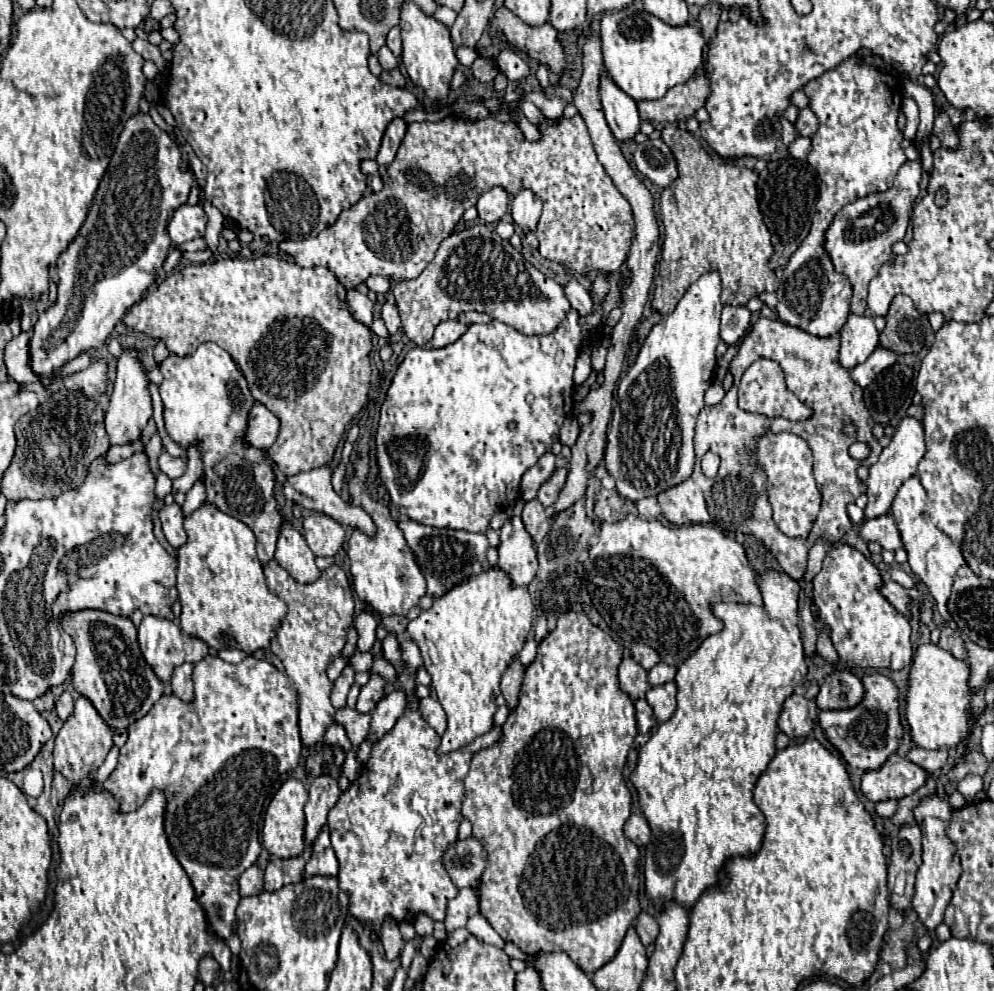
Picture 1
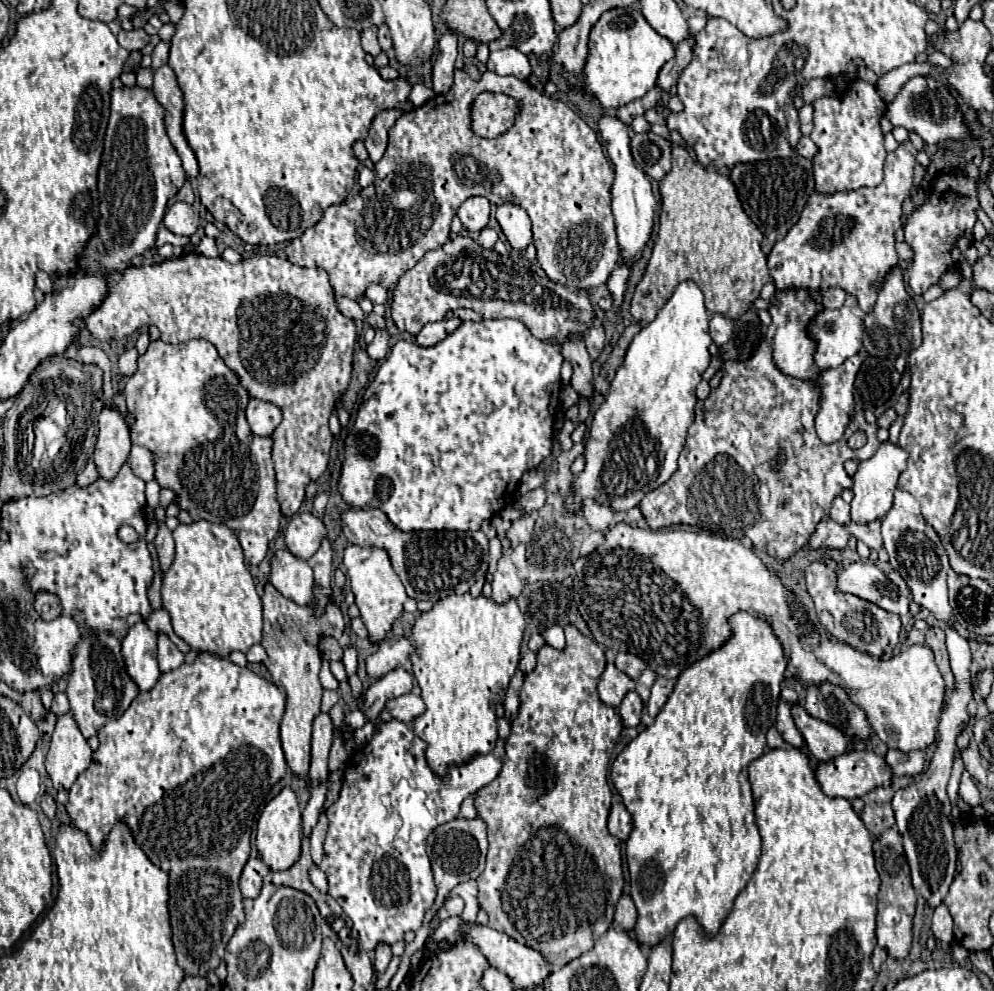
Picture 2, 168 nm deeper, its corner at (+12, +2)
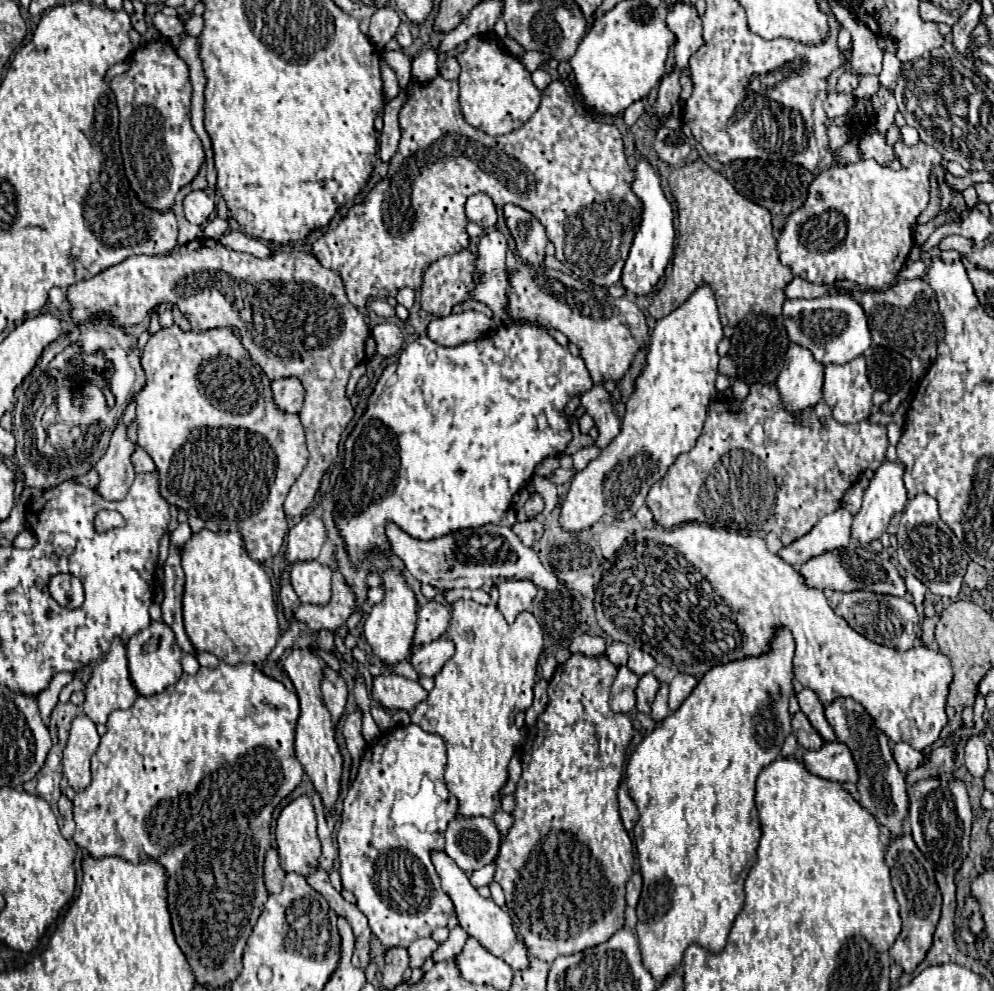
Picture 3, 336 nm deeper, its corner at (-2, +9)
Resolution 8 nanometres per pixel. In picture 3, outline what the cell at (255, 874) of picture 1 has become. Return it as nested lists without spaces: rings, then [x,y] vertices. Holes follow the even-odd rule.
[[[272,848],[266,852],[266,862],[264,862],[264,884],[266,884],[266,890],[270,894],[276,894],[280,892],[282,888],[282,878],[284,878],[284,870],[280,866],[280,860],[278,860],[278,852]]]

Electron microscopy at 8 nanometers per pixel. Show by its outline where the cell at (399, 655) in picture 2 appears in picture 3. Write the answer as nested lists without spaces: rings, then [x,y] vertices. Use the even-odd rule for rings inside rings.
[[[426,602],[420,610],[418,610],[418,620],[416,620],[416,632],[414,632],[414,646],[422,646],[422,644],[430,644],[434,640],[438,640],[446,628],[448,628],[448,620],[450,620],[450,608],[440,604],[440,602]]]

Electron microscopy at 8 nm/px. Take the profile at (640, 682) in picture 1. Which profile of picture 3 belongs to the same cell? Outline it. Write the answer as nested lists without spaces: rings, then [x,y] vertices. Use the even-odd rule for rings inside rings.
[[[620,666],[618,676],[610,688],[610,708],[614,712],[630,712],[636,706],[636,686],[638,686],[638,676],[628,668]]]

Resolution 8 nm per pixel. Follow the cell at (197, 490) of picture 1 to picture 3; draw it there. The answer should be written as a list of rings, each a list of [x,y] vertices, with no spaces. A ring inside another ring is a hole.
[[[180,522],[178,528],[170,536],[170,542],[174,542],[178,548],[182,548],[184,546],[184,540],[188,540],[188,536],[192,536],[192,530],[190,530],[188,522]]]

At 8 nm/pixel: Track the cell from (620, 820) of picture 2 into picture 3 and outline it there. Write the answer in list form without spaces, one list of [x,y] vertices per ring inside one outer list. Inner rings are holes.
[[[622,782],[620,788],[618,788],[618,802],[620,802],[620,818],[624,822],[624,828],[628,832],[632,832],[634,826],[636,826],[636,822],[638,822],[638,808],[636,808],[634,800],[628,794],[626,782]]]

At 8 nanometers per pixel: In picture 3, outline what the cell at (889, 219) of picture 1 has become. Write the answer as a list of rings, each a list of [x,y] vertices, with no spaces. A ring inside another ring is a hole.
[[[896,142],[894,148],[898,160],[902,162],[902,168],[898,172],[892,172],[892,168],[880,166],[874,160],[864,160],[842,168],[828,168],[820,172],[808,186],[808,198],[804,206],[788,216],[786,226],[778,238],[780,262],[788,266],[794,276],[800,276],[812,284],[828,284],[844,278],[870,288],[886,288],[894,274],[906,264],[908,254],[914,246],[912,230],[916,226],[916,218],[930,200],[928,176],[930,170],[942,162],[942,156],[936,152],[936,148],[924,142],[918,142],[914,146]]]

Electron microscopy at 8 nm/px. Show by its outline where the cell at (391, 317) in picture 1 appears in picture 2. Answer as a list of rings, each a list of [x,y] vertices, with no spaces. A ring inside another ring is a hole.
[[[376,329],[376,337],[374,341],[368,345],[368,355],[374,361],[382,361],[388,355],[388,331],[386,329]]]

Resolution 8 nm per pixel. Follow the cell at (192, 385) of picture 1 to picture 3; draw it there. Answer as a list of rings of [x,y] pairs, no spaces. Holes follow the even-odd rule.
[[[176,324],[154,334],[142,350],[142,368],[146,384],[138,394],[138,446],[156,462],[160,476],[160,494],[202,520],[212,520],[220,530],[238,530],[250,556],[258,562],[274,558],[288,532],[284,500],[290,486],[302,474],[308,460],[304,428],[296,414],[280,412],[272,404],[270,382],[250,360],[240,340],[226,328],[214,328],[202,334],[182,332]]]

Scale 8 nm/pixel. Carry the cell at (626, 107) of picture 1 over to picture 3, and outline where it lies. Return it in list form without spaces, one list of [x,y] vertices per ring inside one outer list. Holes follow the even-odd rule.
[[[636,154],[632,192],[642,202],[642,220],[640,220],[640,228],[638,228],[638,232],[634,236],[630,254],[628,254],[626,264],[624,264],[622,284],[624,284],[624,288],[630,294],[644,296],[644,294],[648,294],[656,286],[656,282],[664,274],[664,268],[666,268],[666,264],[668,264],[668,260],[672,256],[674,236],[676,234],[674,234],[674,226],[672,226],[672,218],[674,218],[672,204],[664,196],[664,188],[660,184],[660,176],[656,174],[656,170],[648,164],[648,160],[642,154]]]

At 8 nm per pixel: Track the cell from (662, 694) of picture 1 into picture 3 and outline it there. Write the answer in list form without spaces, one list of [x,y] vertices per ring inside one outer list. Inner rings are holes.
[[[688,674],[674,676],[674,680],[670,682],[670,698],[668,698],[668,706],[672,712],[686,700],[686,696],[692,692],[694,686],[696,686],[694,676],[688,676]]]

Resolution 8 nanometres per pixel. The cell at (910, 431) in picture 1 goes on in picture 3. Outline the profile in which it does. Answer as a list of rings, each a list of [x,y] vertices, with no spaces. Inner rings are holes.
[[[884,460],[882,466],[876,468],[874,472],[874,478],[870,480],[866,492],[864,492],[864,502],[862,502],[862,508],[860,512],[854,516],[854,522],[852,522],[852,536],[856,540],[860,540],[862,544],[870,544],[872,540],[880,538],[888,524],[890,524],[890,518],[896,514],[896,512],[902,512],[904,510],[904,504],[906,504],[906,486],[904,486],[904,464],[898,462],[898,460]]]

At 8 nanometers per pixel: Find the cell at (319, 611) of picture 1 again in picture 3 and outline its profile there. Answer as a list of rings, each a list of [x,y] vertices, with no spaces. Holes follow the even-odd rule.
[[[292,650],[284,660],[284,670],[290,676],[296,694],[300,698],[300,718],[296,724],[296,758],[304,766],[308,778],[312,780],[316,792],[322,796],[326,808],[334,808],[340,792],[340,772],[342,772],[342,756],[336,742],[336,732],[332,728],[332,720],[324,706],[322,698],[322,678],[324,678],[326,662],[314,650]]]

